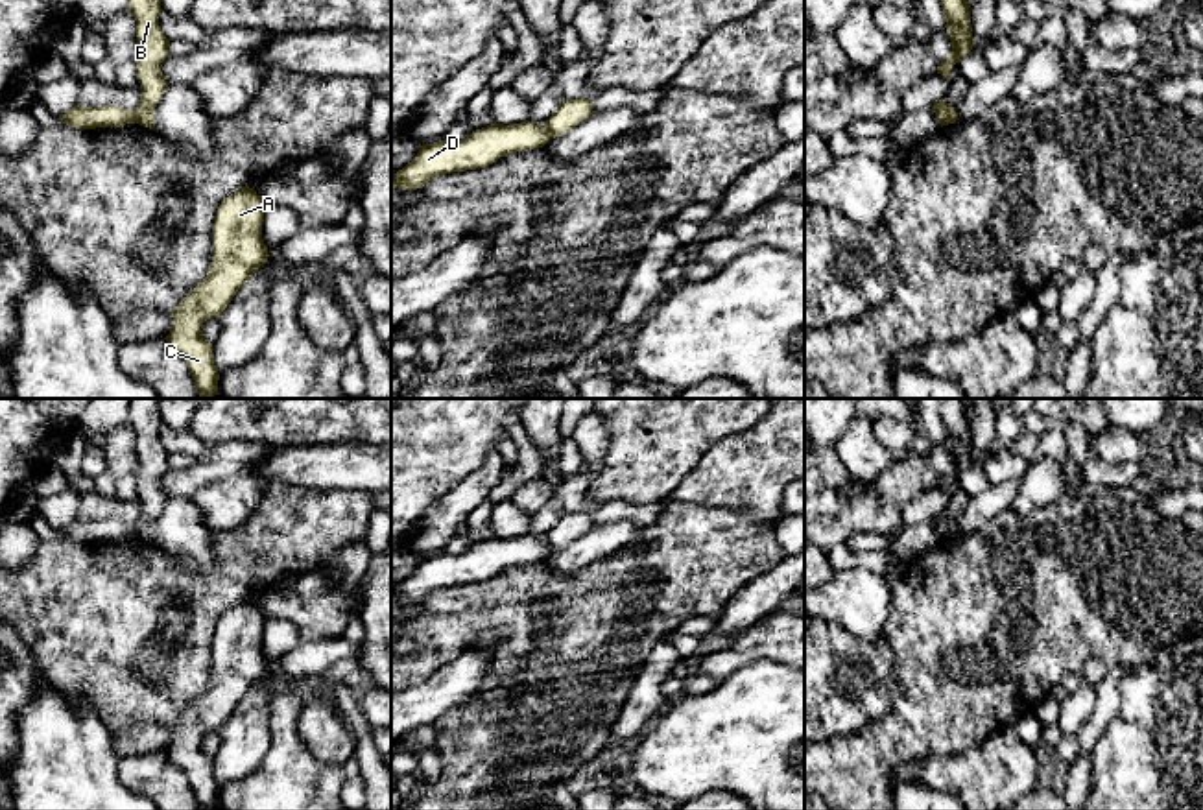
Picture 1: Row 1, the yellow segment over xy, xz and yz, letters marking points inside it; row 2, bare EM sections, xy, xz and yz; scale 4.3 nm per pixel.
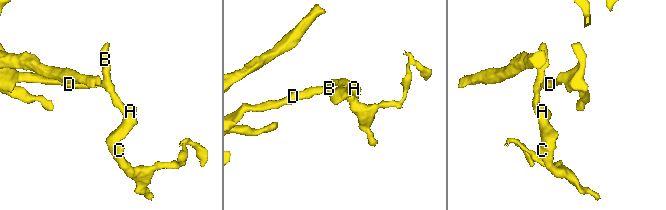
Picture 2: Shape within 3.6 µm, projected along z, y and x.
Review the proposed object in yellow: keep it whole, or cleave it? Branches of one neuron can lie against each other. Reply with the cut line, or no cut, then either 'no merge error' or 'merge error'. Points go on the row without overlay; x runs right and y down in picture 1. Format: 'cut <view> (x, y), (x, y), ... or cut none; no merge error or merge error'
cut xy (135, 523), (137, 534); merge error

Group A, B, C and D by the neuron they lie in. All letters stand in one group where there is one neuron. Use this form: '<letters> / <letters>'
A B C / D

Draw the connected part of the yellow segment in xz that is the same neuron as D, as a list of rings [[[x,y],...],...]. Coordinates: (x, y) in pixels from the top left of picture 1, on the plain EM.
[[[530,533],[513,539],[494,535],[463,554],[423,557],[415,572],[391,589],[391,600],[417,603],[443,587],[485,581],[507,566],[542,561],[550,552],[548,541]]]

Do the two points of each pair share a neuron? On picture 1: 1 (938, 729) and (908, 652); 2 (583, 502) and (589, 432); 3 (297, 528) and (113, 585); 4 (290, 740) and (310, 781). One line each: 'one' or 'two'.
1: one
2: one
3: one
4: one

